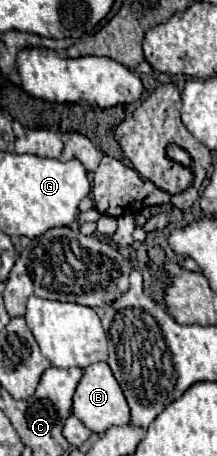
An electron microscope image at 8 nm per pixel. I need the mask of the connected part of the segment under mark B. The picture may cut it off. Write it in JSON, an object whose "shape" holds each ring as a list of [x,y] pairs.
{"shape":[[[94,363],[84,369],[84,375],[76,387],[72,401],[74,401],[72,415],[76,415],[94,433],[104,433],[112,425],[128,425],[128,421],[130,421],[130,407],[124,399],[124,393],[120,391],[120,385],[116,383],[108,363]]]}

